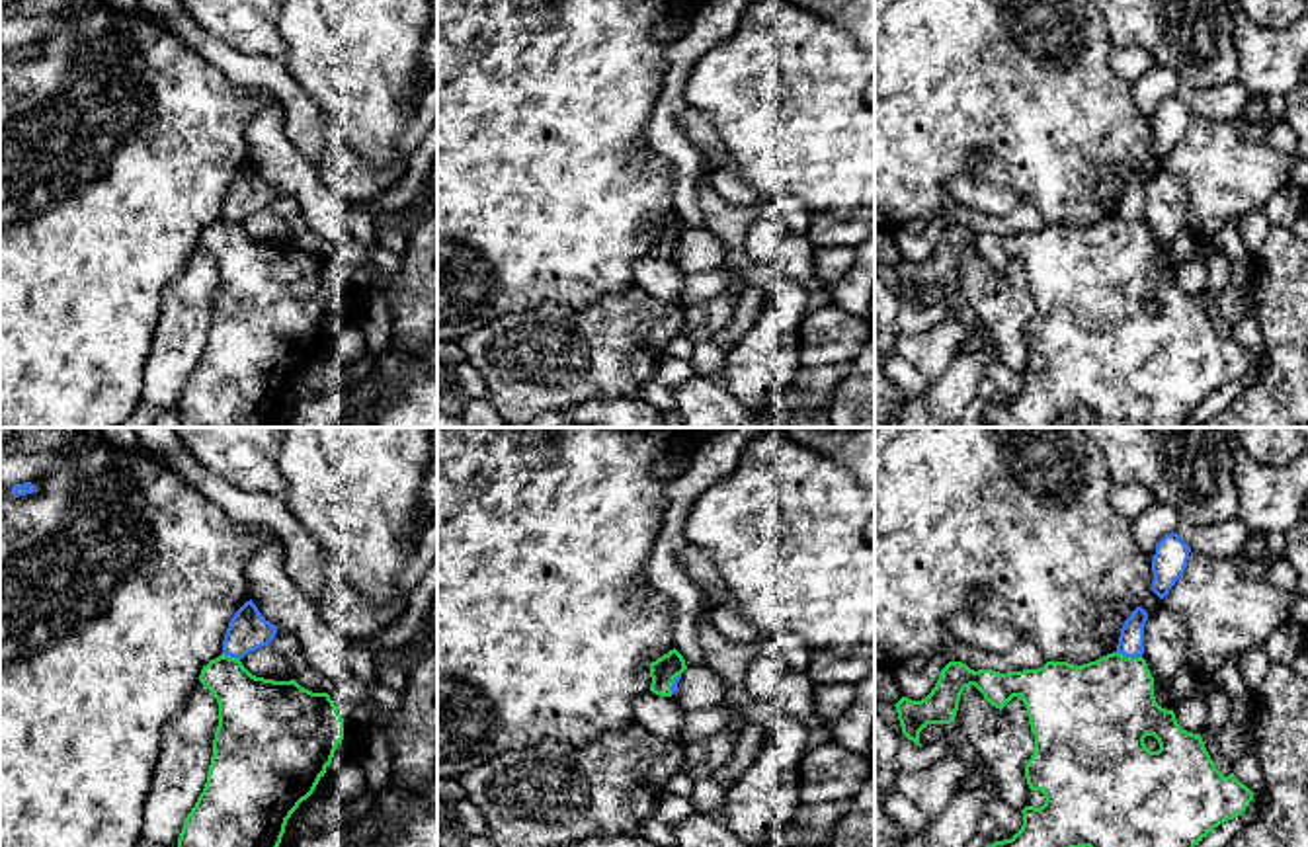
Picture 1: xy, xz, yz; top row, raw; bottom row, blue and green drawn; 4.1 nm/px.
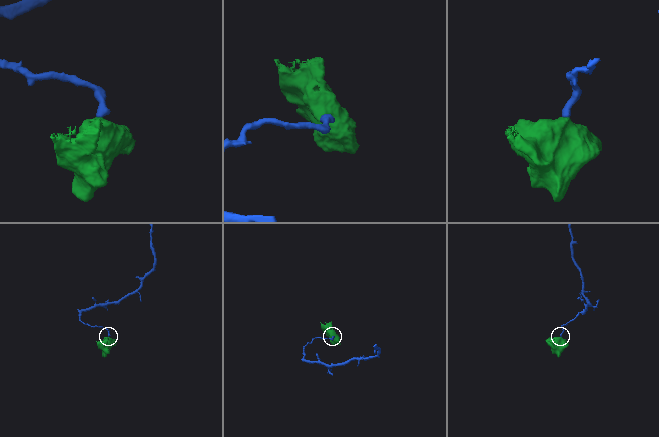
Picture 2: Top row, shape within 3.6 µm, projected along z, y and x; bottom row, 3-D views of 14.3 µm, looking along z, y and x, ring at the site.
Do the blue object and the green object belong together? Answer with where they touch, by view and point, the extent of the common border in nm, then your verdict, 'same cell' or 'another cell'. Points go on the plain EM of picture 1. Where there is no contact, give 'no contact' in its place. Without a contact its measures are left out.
yz (1129, 219) | 110 nm | another cell

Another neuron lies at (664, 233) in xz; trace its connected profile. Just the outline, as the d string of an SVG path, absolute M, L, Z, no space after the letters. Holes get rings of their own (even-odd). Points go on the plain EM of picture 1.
M674 211L650 226L650 254L660 260L672 260L672 246L687 232L683 219Z

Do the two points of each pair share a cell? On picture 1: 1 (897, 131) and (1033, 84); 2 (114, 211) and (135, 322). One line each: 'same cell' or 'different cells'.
1: same cell
2: same cell

